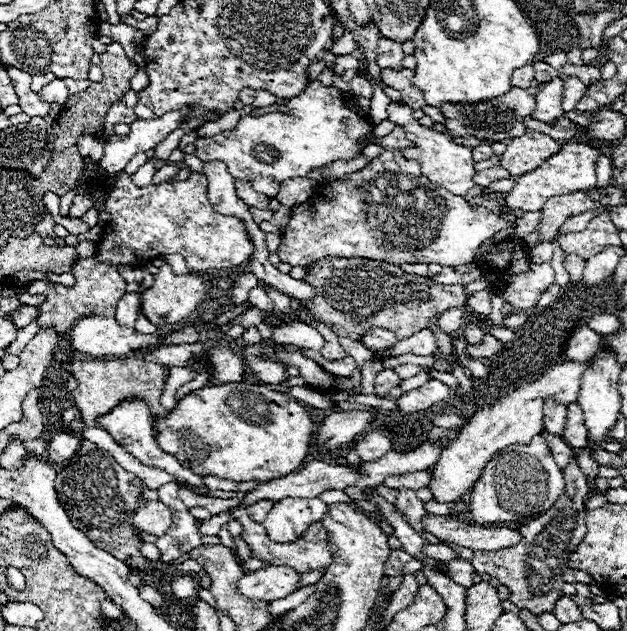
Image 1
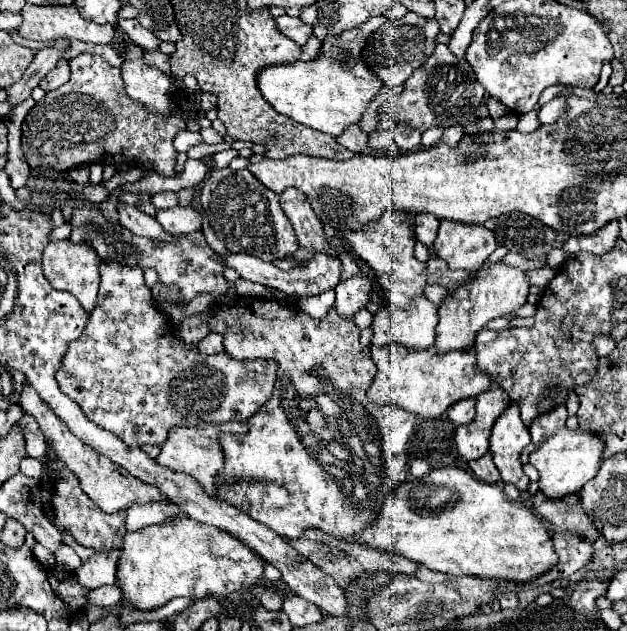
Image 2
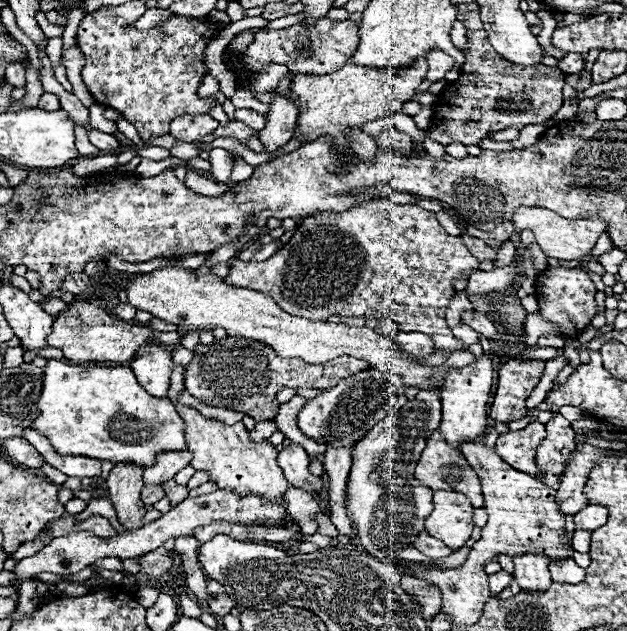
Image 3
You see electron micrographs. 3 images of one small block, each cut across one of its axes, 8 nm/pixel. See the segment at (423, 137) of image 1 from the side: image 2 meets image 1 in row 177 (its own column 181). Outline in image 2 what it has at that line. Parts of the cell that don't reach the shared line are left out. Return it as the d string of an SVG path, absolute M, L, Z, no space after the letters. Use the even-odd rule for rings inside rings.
M200 422L198 426L174 426L174 432L168 434L166 442L160 446L160 454L156 456L156 462L160 466L166 466L170 470L176 472L184 472L188 476L192 476L196 482L200 482L204 486L204 490L208 494L216 494L216 474L222 468L222 448L218 444L218 434L220 432L236 432L236 434L244 434L248 430L246 424L242 422L224 422L224 424L206 424Z

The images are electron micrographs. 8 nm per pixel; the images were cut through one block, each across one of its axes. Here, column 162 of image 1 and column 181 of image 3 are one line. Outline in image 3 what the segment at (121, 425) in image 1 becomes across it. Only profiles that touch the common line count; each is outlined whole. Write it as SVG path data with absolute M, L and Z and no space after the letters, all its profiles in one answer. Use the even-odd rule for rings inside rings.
M162 452L156 458L156 464L144 470L144 484L164 484L172 480L182 468L192 460L192 452Z

